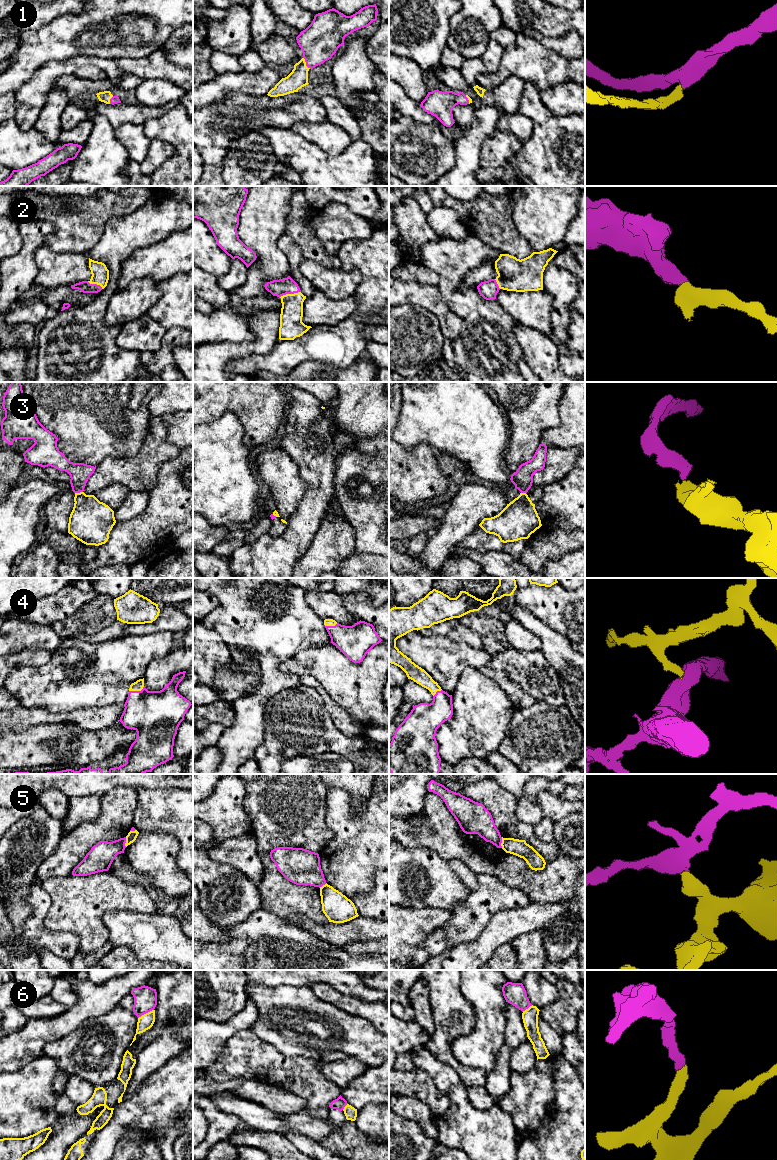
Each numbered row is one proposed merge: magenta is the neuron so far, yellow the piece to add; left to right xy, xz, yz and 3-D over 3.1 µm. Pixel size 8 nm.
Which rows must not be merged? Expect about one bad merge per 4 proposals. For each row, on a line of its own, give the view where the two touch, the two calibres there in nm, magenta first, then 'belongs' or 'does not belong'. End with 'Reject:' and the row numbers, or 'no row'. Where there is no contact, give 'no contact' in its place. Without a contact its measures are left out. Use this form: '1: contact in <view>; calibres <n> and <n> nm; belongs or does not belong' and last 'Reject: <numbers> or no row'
1: contact in xz; calibres 300 and 160 nm; belongs
2: contact in xz; calibres 130 and 180 nm; belongs
3: contact in xy; calibres 160 and 340 nm; belongs
4: contact in xy; calibres 400 and 80 nm; belongs
5: contact in yz; calibres 220 and 140 nm; does not belong
6: contact in xy; calibres 190 and 120 nm; does not belong
Reject: 5, 6

